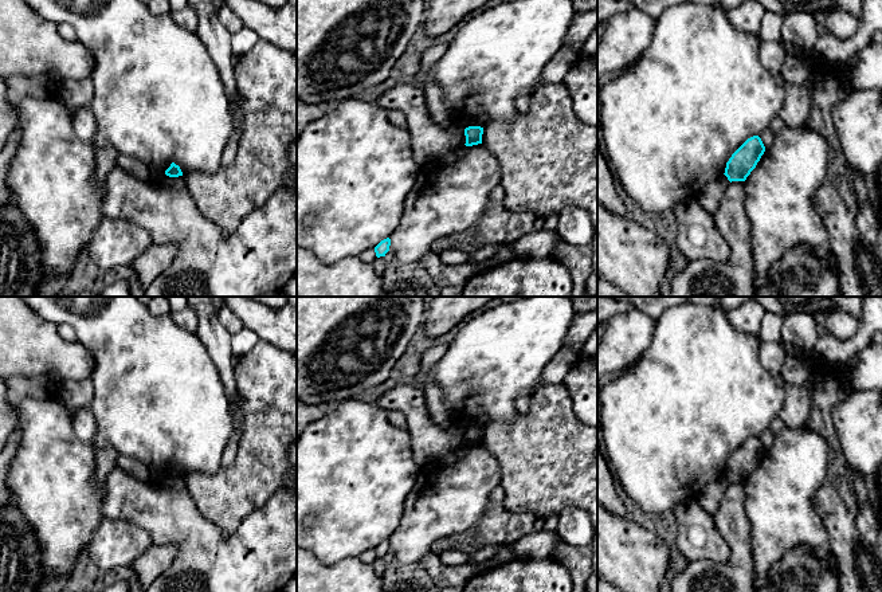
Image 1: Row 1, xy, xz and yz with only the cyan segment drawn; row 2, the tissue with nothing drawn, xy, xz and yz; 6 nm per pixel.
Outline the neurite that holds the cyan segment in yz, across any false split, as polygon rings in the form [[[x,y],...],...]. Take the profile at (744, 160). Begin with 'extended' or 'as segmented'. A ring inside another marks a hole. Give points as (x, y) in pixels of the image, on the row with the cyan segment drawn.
as segmented; [[[758,136],[748,138],[729,158],[725,168],[725,176],[732,181],[745,181],[756,168],[765,146]]]

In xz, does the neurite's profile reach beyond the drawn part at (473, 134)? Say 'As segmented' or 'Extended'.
As segmented

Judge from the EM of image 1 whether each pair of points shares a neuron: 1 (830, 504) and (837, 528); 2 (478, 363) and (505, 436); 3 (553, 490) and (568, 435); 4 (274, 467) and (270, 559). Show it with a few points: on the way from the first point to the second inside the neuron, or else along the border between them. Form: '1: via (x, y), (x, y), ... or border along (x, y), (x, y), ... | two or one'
1: via (835, 509), (837, 522) | one
2: border along (518, 414), (509, 420), (490, 420), (487, 423) | two
3: via (553, 477), (555, 449) | one
4: border along (282, 486), (249, 514) | two

